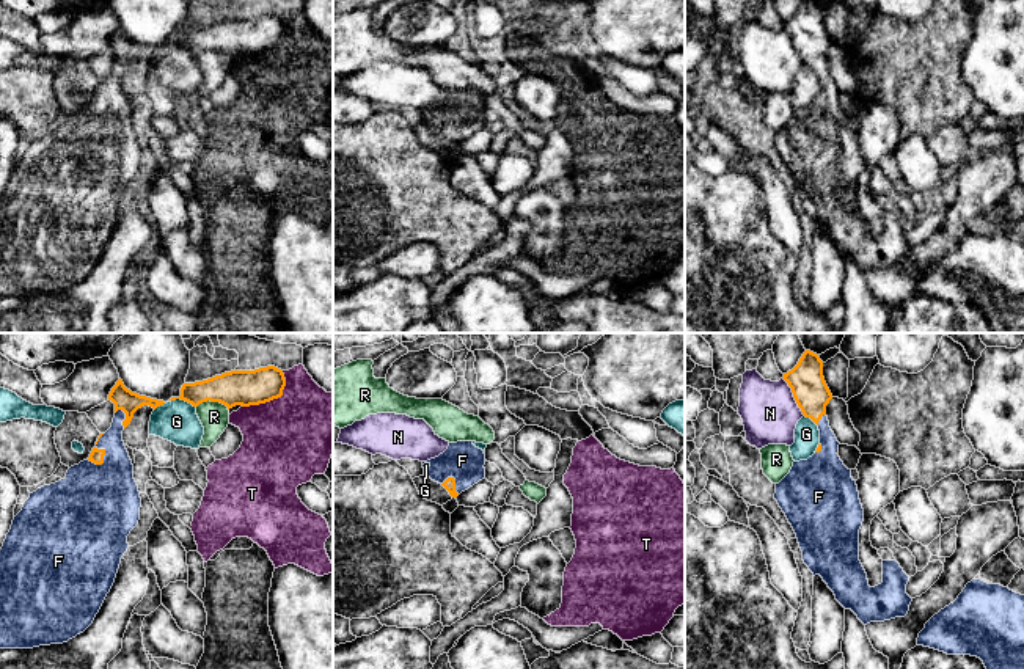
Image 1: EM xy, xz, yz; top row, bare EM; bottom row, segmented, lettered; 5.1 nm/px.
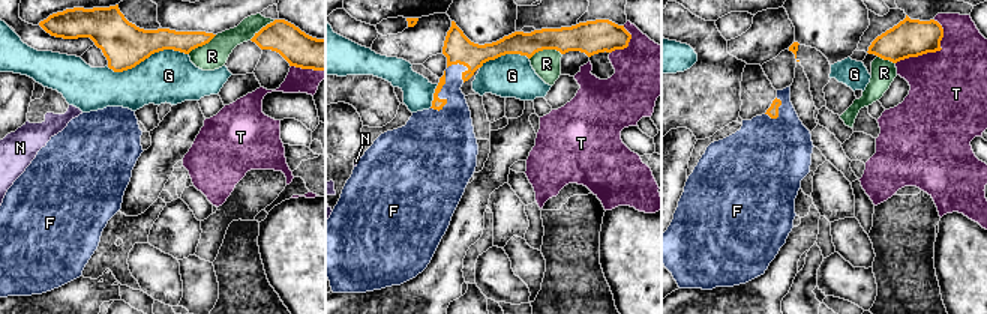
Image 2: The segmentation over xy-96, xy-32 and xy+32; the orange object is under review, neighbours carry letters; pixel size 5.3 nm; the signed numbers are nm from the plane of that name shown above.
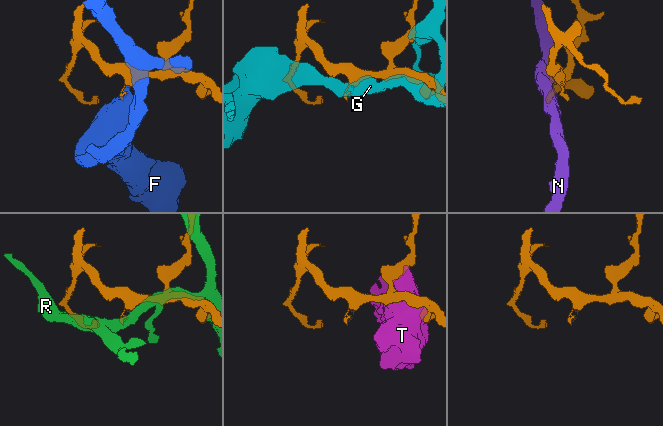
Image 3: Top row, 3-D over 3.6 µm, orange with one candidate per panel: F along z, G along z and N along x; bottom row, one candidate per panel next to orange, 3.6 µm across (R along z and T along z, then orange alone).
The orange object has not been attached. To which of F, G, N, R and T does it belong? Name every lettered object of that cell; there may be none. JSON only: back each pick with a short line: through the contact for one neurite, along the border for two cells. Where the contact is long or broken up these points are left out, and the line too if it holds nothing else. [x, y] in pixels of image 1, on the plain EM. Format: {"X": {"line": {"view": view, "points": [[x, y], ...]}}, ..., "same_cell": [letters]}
{"F": {"line": {"view": "xy", "points": [[96, 104], [102, 98], [104, 146]]}}, "same_cell": ["F"]}

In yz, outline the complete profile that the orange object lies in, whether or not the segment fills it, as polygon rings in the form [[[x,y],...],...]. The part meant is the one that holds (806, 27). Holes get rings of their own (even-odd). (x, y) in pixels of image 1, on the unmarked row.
[[[804,0],[798,13],[782,27],[792,36],[803,63],[810,66],[820,79],[820,93],[815,102],[807,108],[793,110],[790,121],[776,132],[774,141],[774,148],[796,182],[804,212],[814,225],[823,226],[836,248],[845,258],[851,258],[864,273],[905,265],[912,247],[906,242],[909,225],[900,212],[895,207],[883,209],[883,231],[870,236],[859,209],[859,177],[864,170],[864,157],[851,118],[839,105],[840,91],[826,64],[826,53],[832,42],[823,25],[823,9],[817,2]]]

